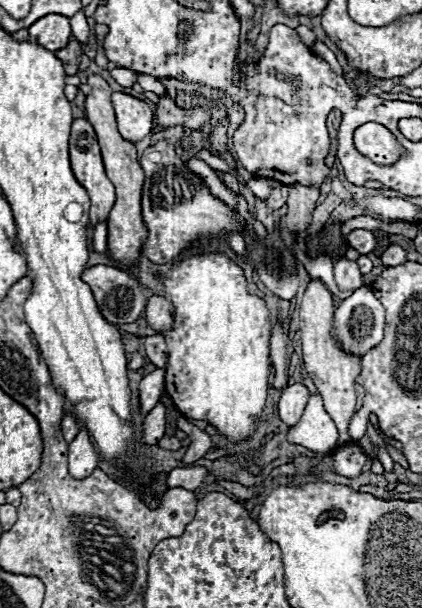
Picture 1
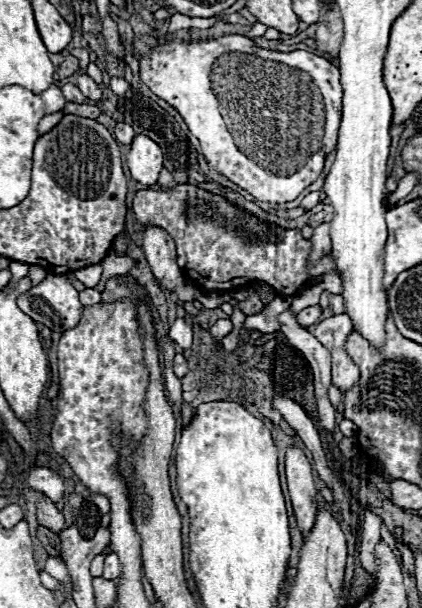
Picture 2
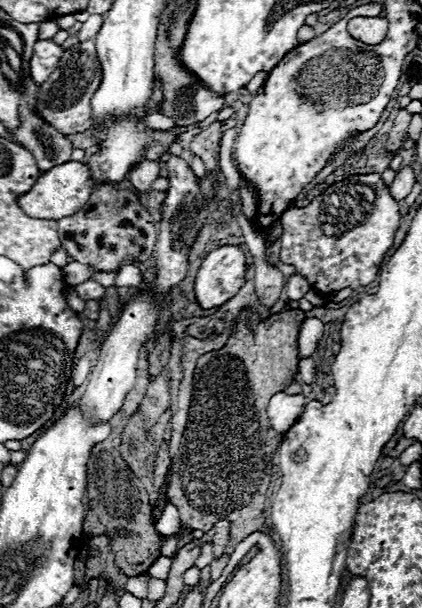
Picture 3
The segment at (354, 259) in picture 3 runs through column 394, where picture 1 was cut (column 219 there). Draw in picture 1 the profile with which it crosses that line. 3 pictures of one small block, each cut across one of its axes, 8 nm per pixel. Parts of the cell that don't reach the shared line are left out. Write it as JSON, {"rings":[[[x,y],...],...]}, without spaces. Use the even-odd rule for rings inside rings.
{"rings":[[[158,142],[146,148],[140,162],[146,172],[142,190],[142,216],[148,228],[148,236],[142,244],[142,256],[150,262],[174,262],[174,258],[188,250],[196,240],[216,238],[218,234],[228,234],[232,230],[244,230],[244,226],[238,224],[232,208],[212,196],[204,182],[186,168],[186,164],[174,152],[172,142]]]}

